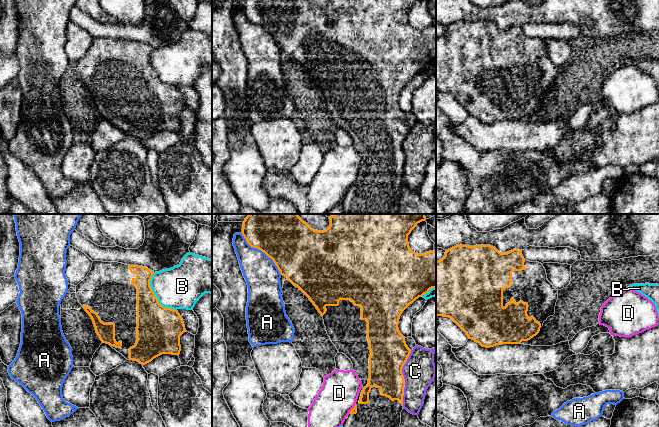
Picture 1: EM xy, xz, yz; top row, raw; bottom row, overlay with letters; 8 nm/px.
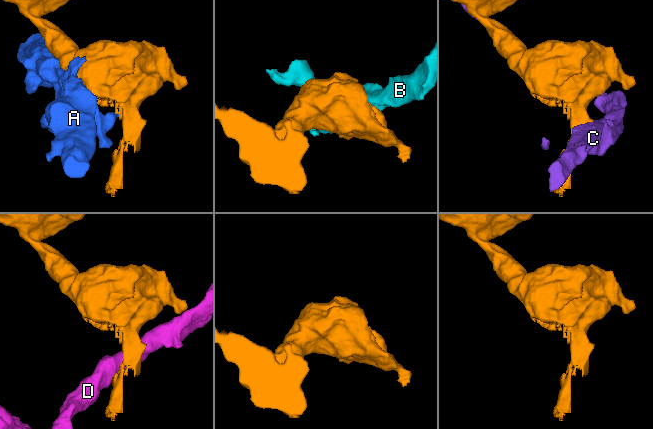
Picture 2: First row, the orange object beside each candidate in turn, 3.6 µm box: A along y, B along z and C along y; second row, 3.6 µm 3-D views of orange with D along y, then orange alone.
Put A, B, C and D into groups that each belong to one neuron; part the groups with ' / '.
A / B / C / D

